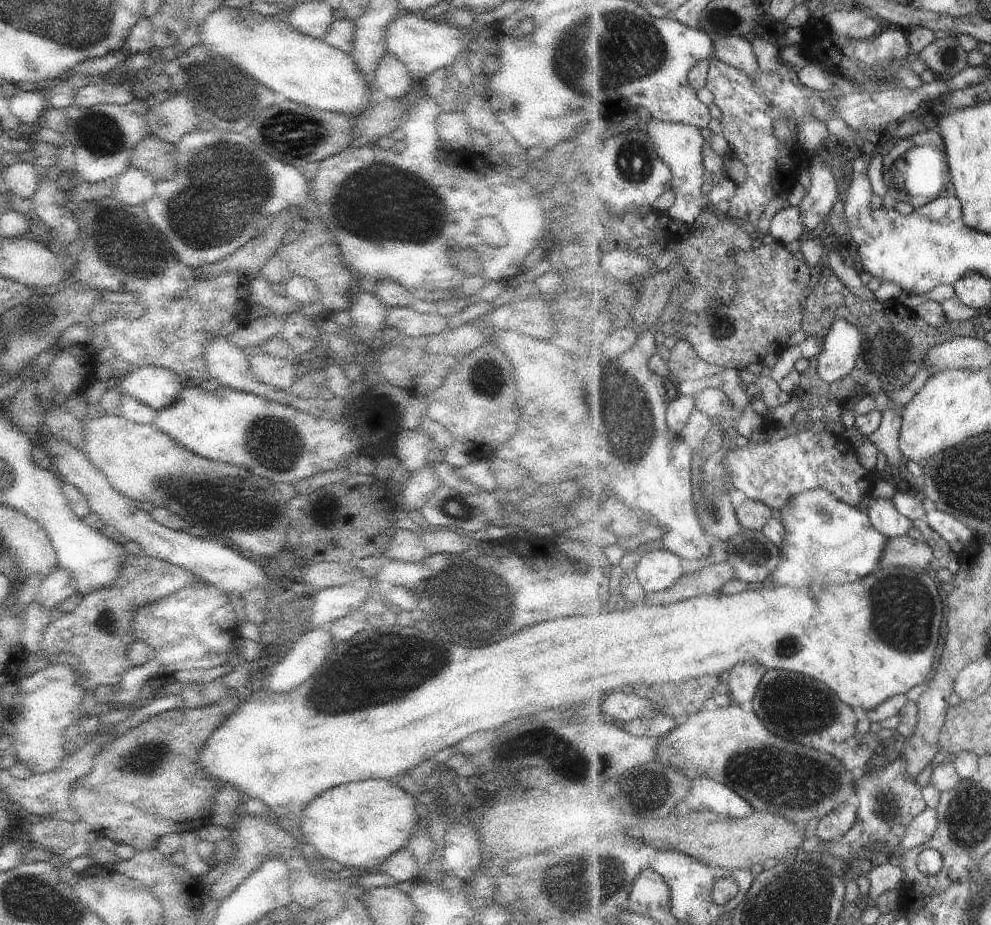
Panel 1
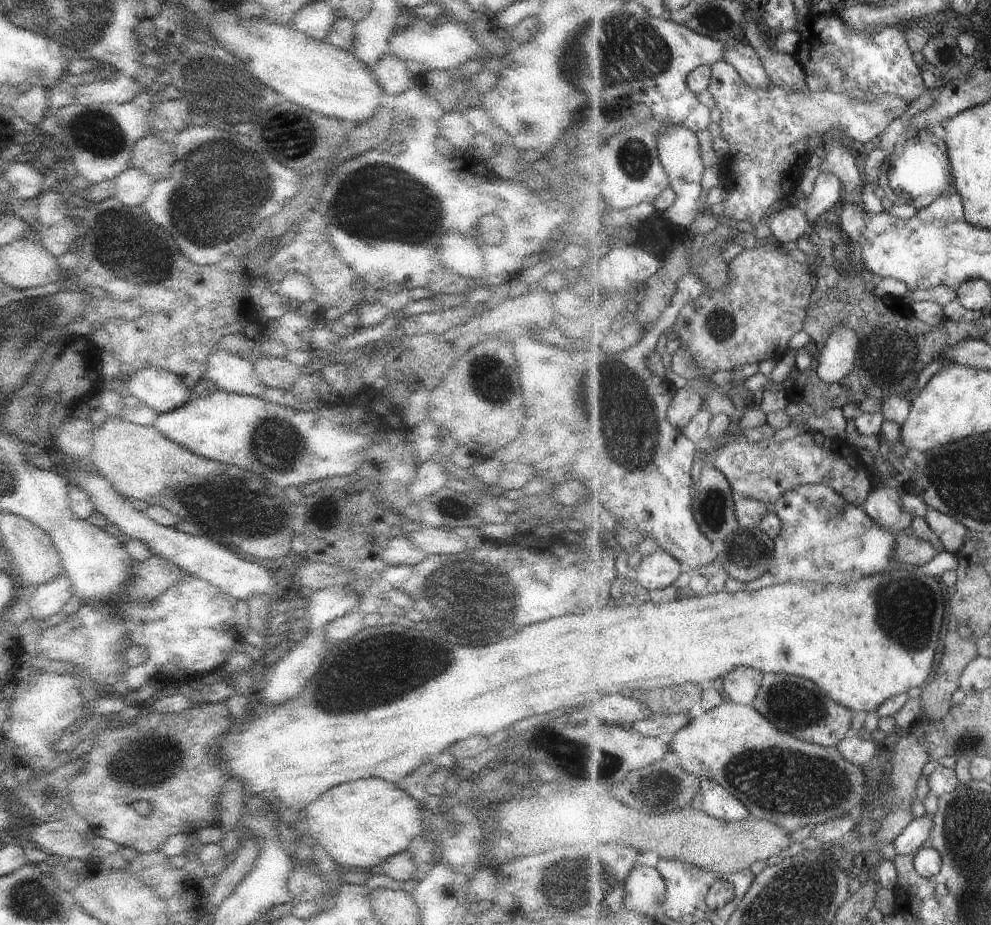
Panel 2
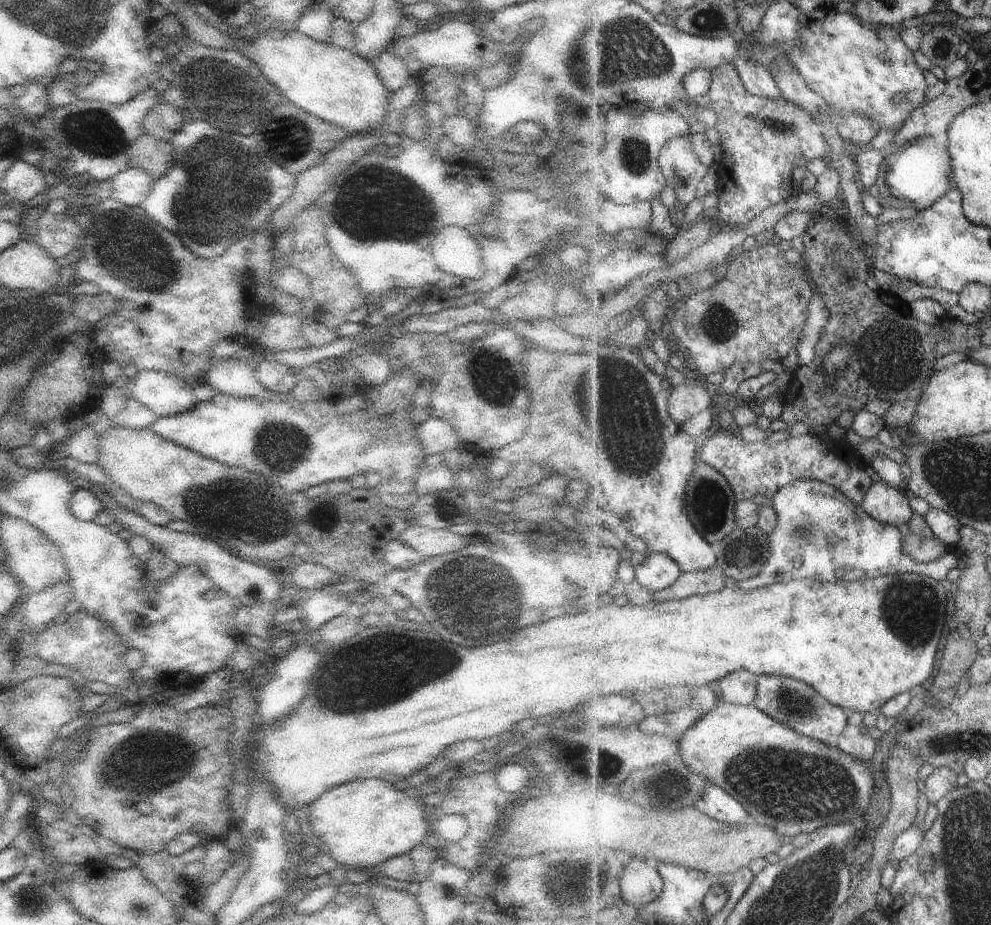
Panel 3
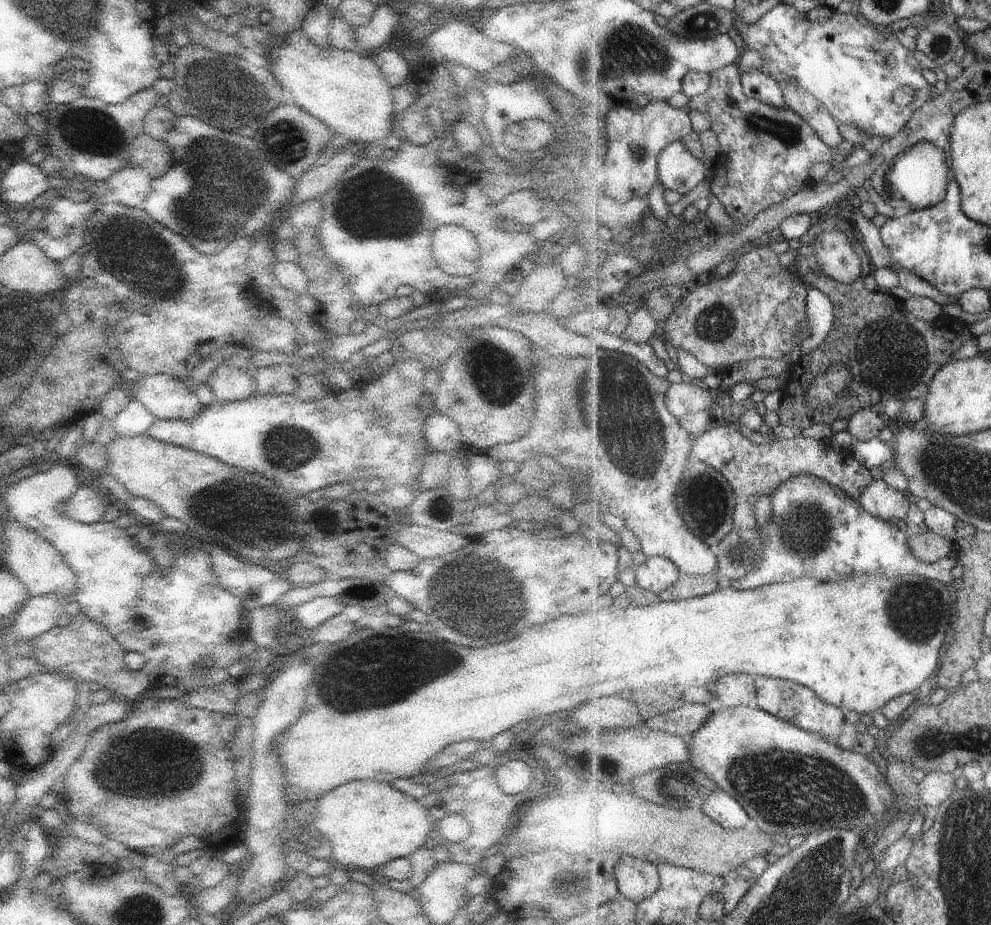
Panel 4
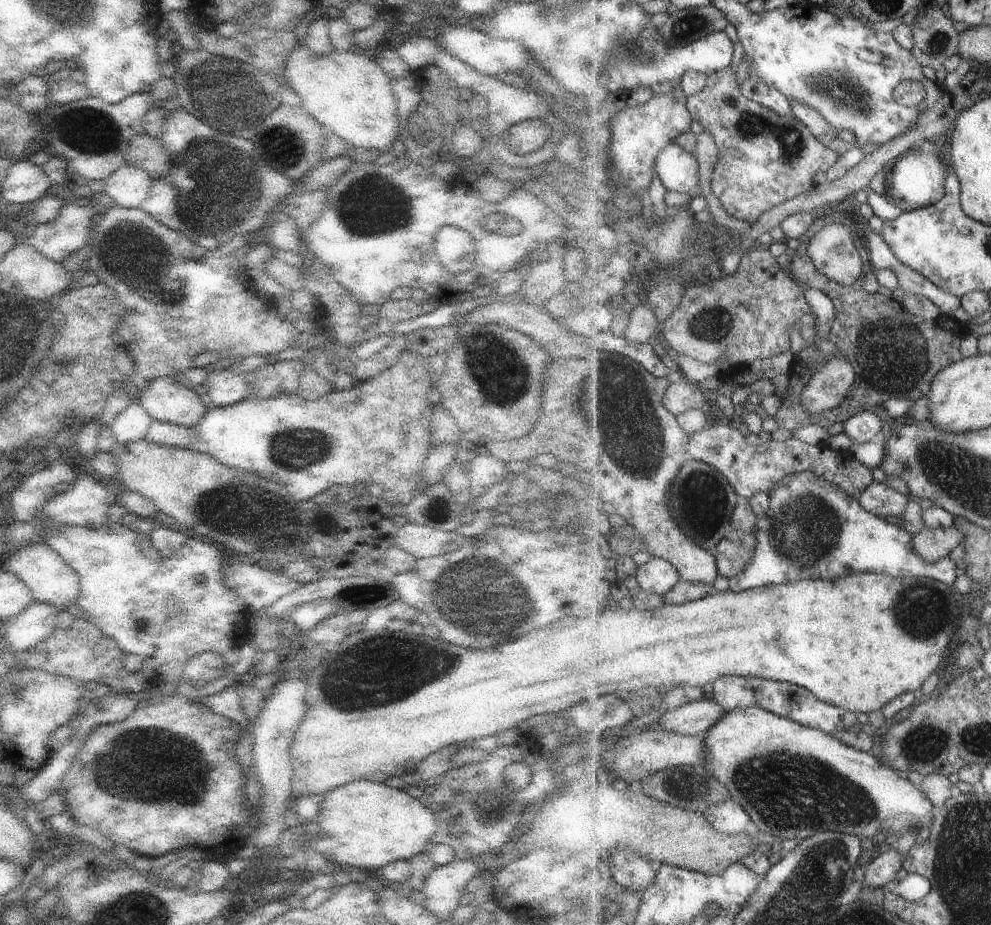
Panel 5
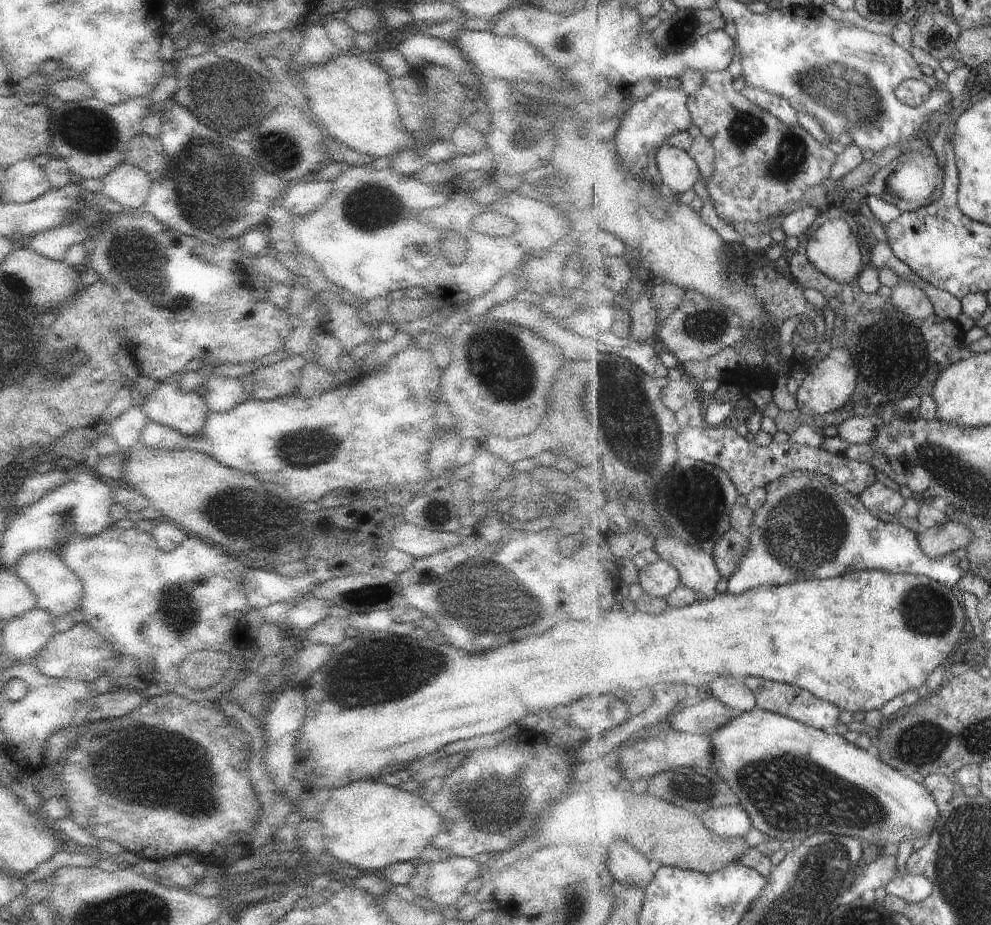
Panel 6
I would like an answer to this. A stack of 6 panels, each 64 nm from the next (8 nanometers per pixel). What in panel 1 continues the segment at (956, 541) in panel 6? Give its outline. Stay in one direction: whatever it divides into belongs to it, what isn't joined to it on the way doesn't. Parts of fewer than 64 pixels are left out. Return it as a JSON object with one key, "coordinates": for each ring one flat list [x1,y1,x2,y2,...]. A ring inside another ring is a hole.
{"coordinates":[[899,535,890,538,879,568,891,565,910,569,927,569,935,558,934,548,926,541,914,540,908,535]]}

